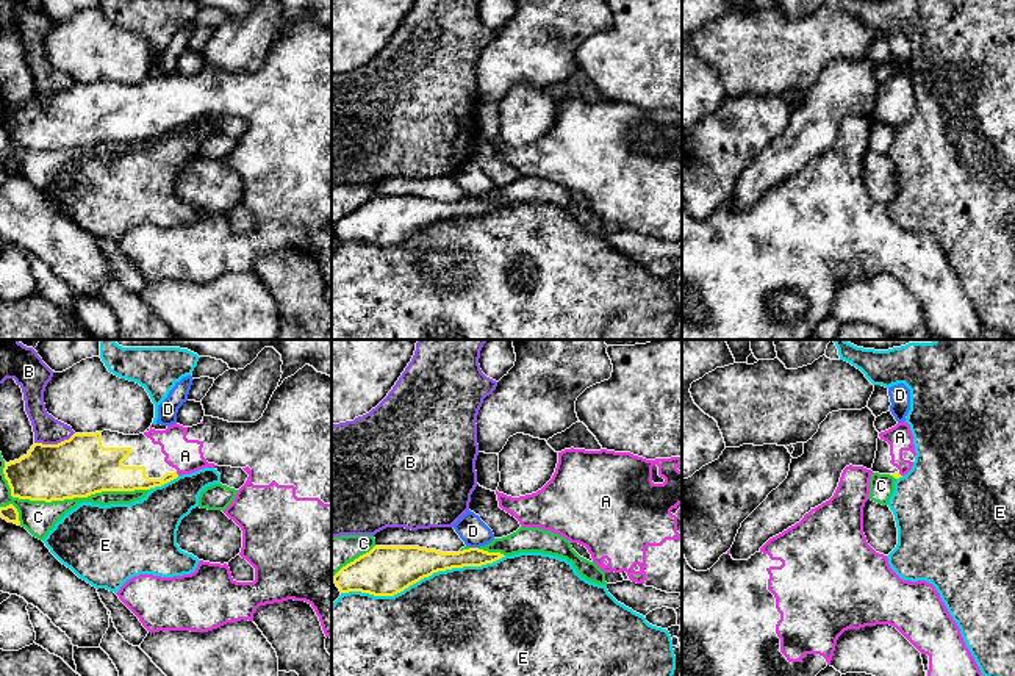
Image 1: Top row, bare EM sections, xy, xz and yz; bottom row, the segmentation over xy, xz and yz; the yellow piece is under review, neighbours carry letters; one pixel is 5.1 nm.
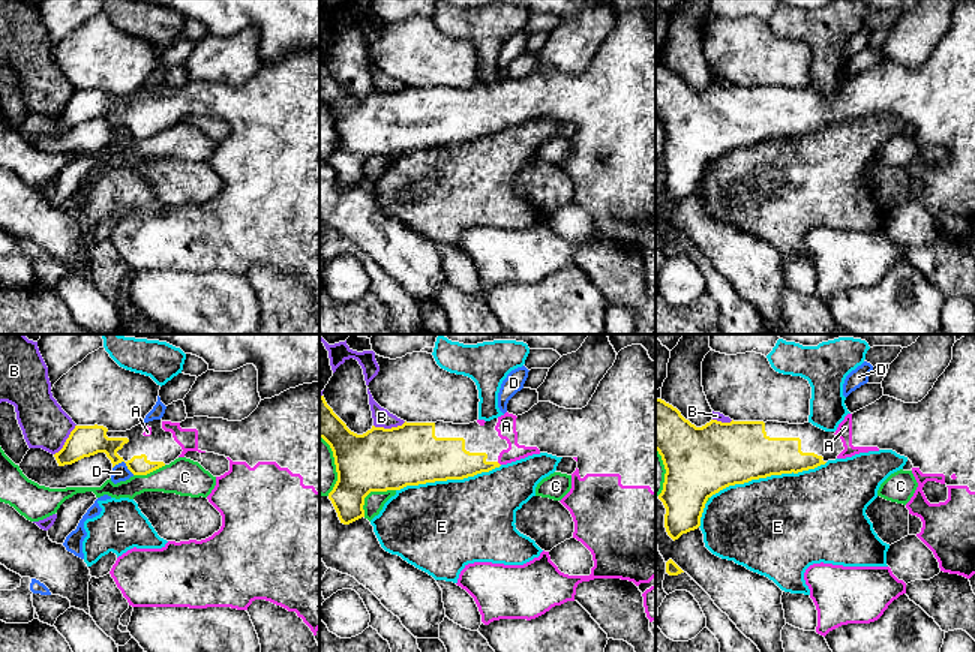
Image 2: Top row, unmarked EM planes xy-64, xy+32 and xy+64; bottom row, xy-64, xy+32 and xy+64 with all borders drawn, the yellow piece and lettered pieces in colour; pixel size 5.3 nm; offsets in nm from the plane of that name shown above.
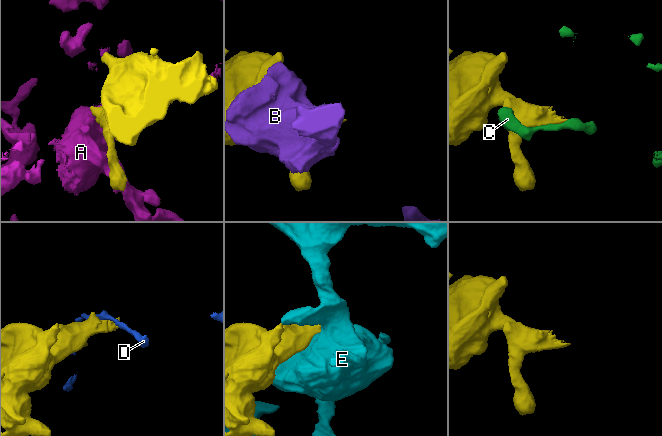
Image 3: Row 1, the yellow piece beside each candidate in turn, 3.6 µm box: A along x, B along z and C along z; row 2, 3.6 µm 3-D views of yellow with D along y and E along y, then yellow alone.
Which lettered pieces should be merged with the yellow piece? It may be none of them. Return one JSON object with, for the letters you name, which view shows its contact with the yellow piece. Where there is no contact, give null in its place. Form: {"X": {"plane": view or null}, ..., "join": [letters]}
{"A": {"plane": "yz"}, "join": ["A"]}

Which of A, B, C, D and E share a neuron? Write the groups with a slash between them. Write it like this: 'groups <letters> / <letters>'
groups A / B / C / D / E

